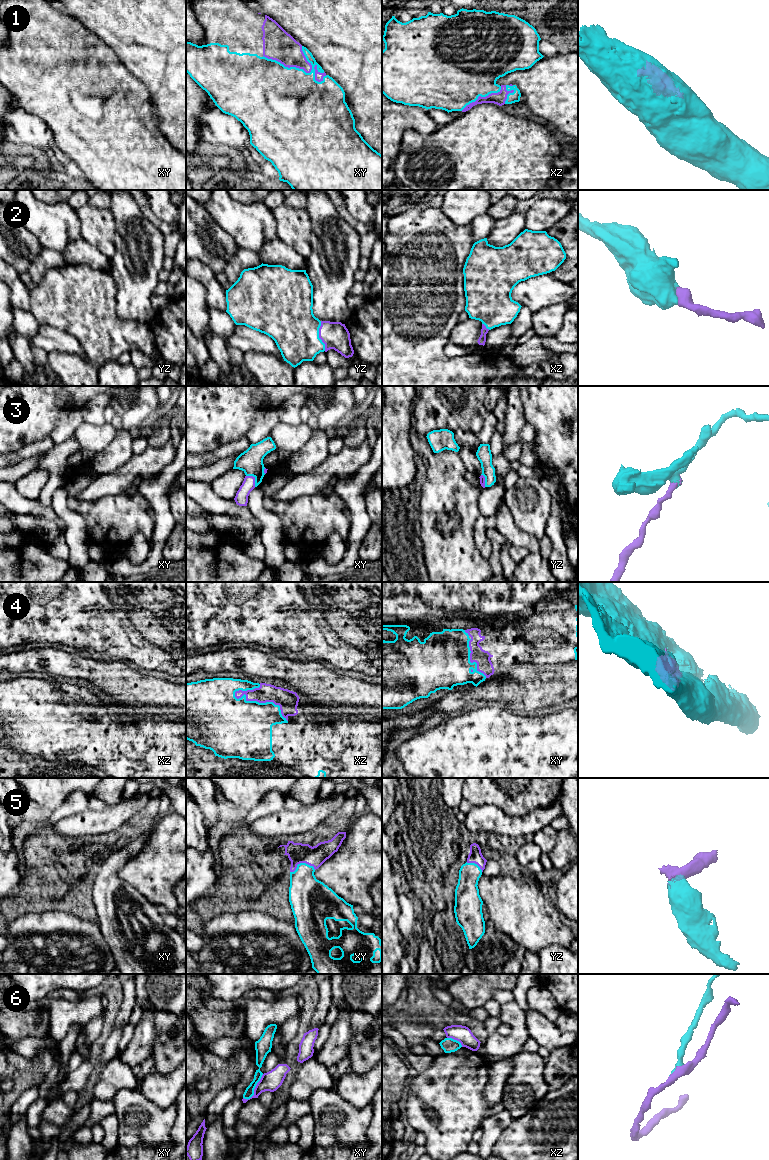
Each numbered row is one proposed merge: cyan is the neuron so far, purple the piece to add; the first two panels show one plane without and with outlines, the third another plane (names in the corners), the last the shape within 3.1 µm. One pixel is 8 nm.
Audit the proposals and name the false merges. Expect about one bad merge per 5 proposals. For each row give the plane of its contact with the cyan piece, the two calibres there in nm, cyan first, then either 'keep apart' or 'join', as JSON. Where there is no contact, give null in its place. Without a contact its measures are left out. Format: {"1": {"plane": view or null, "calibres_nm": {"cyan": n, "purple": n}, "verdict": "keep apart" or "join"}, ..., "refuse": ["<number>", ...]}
{"1": {"plane": "xy", "calibres_nm": {"cyan": 500, "purple": 240}, "verdict": "join"}, "2": {"plane": "yz", "calibres_nm": {"cyan": 380, "purple": 220}, "verdict": "join"}, "3": {"plane": "xy", "calibres_nm": {"cyan": 190, "purple": 110}, "verdict": "join"}, "4": {"plane": "xz", "calibres_nm": {"cyan": 460, "purple": 160}, "verdict": "join"}, "5": {"plane": "xy", "calibres_nm": {"cyan": 280, "purple": 170}, "verdict": "join"}, "6": {"plane": "xy", "calibres_nm": {"cyan": 80, "purple": 160}, "verdict": "keep apart"}, "refuse": ["6"]}

